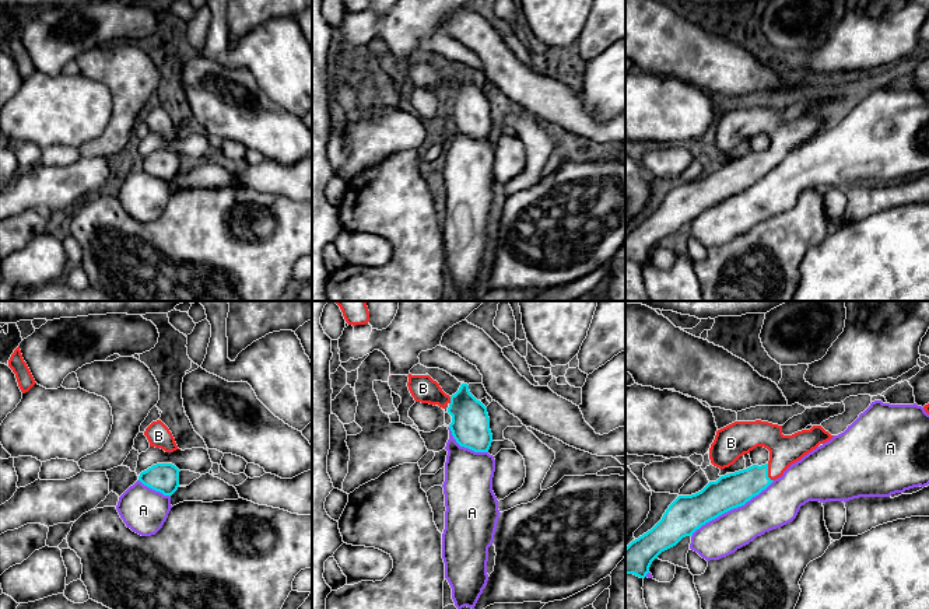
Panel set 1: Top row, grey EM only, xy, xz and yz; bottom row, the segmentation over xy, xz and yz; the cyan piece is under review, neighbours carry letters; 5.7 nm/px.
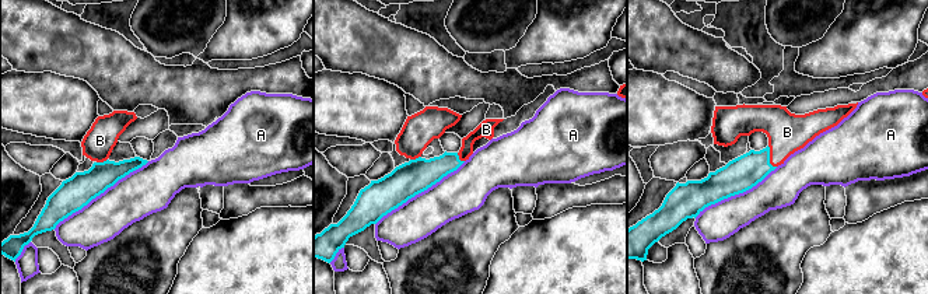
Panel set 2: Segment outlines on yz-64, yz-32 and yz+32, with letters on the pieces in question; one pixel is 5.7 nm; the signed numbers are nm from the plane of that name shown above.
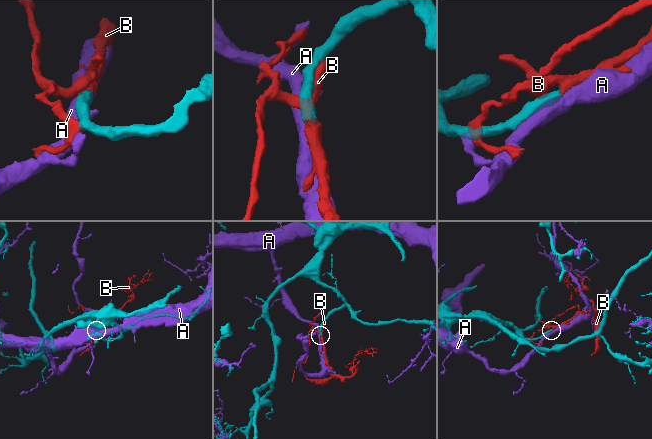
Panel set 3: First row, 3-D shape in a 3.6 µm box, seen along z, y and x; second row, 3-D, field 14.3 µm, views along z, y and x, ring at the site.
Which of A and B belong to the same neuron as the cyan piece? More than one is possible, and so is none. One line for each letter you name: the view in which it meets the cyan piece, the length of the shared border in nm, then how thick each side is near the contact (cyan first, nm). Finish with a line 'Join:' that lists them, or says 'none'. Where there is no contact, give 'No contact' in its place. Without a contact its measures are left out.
B: Touches cyan in yz. Shared border 110 nm. Thickness 200 nm (cyan) against 190 nm
Join: B

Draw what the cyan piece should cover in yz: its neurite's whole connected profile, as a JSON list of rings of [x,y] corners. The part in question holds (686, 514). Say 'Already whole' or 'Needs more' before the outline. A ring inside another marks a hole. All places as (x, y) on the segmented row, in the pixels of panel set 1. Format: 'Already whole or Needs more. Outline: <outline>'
Needs more. Outline: [[[761,420],[735,421],[718,430],[709,448],[714,466],[729,468],[757,447],[770,451],[770,461],[721,476],[695,494],[679,496],[651,531],[625,547],[625,574],[645,578],[662,552],[676,546],[683,538],[693,536],[707,522],[744,505],[781,477],[792,463],[832,437],[821,426],[783,435],[782,426]]]

